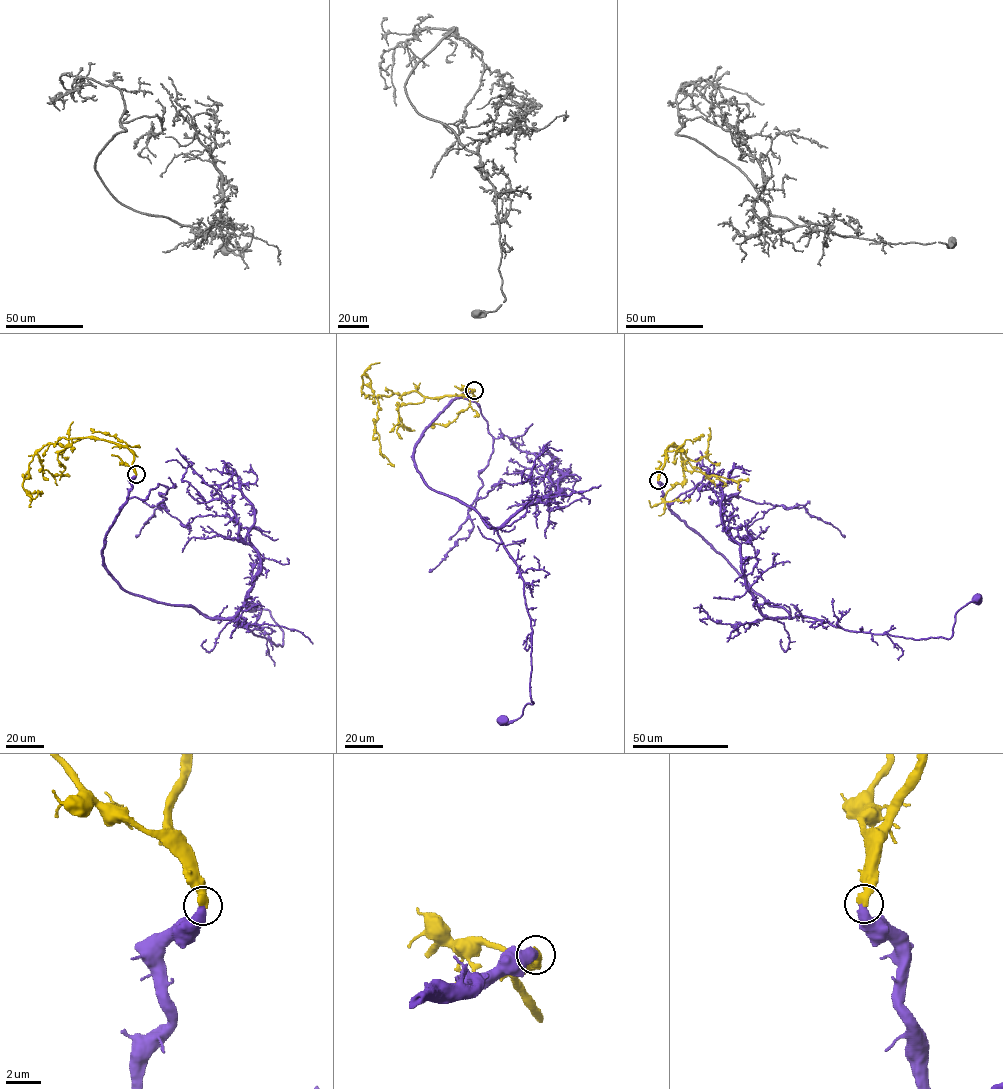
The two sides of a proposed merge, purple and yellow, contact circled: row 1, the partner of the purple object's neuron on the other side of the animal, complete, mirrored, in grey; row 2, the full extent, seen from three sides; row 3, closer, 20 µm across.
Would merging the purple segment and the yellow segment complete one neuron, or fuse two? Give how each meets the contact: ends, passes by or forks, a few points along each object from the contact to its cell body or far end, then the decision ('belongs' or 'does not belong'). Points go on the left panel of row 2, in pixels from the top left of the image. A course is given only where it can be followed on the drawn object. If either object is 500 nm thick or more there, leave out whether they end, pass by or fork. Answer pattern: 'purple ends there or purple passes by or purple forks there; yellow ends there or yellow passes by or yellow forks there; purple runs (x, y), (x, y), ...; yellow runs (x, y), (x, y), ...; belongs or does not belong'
purple runs (136, 475), (105, 539), (109, 575), (127, 591), (192, 606), (282, 646), (271, 613), (250, 606); yellow runs (136, 475), (134, 454), (126, 447), (89, 437), (61, 437), (36, 452), (22, 475), (24, 489), (40, 491); belongs

